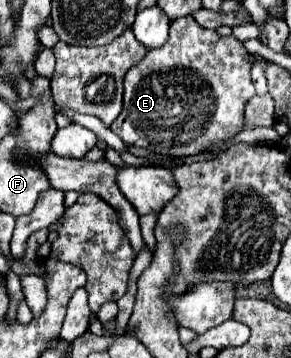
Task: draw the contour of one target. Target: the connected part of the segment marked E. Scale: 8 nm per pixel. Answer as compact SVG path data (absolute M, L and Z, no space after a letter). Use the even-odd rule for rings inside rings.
M192 16L170 24L168 42L146 54L124 78L124 108L110 130L126 144L146 148L166 156L196 156L218 142L234 138L244 130L244 106L256 94L250 80L250 54L234 36L220 36L216 30L202 28Z

